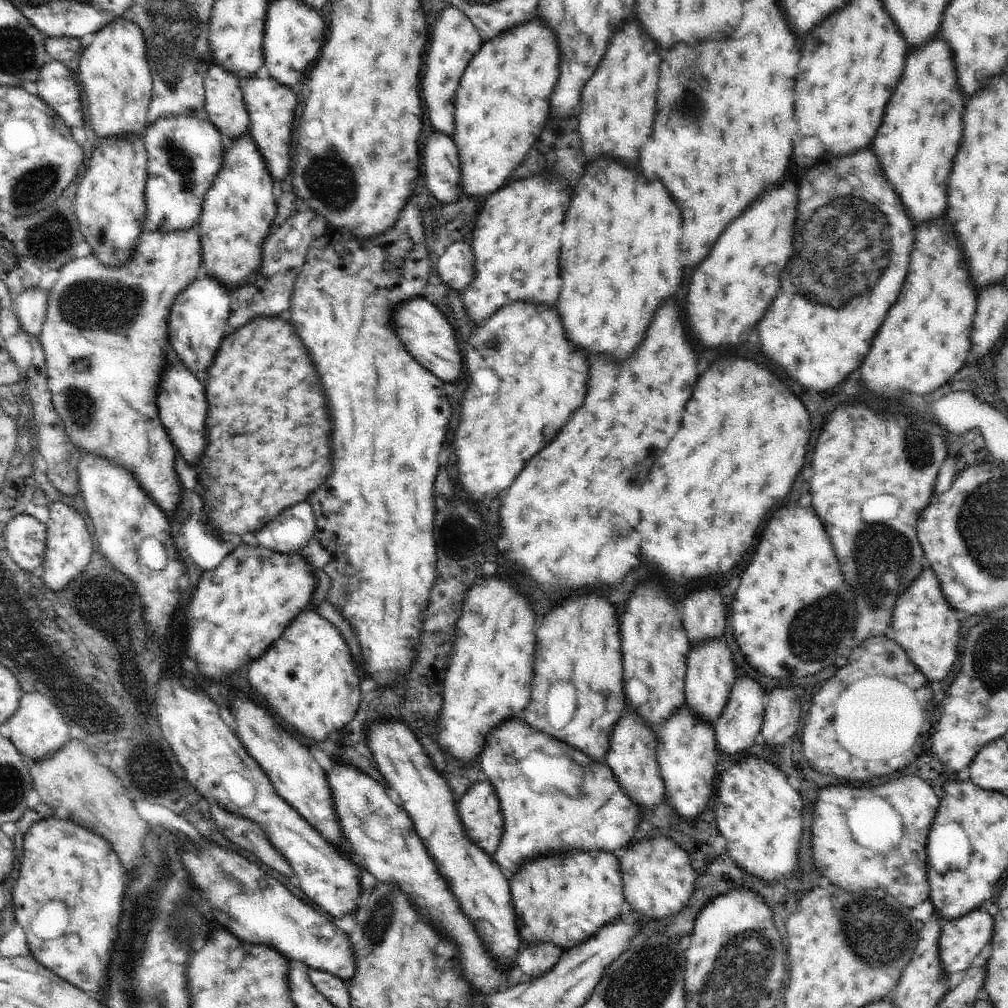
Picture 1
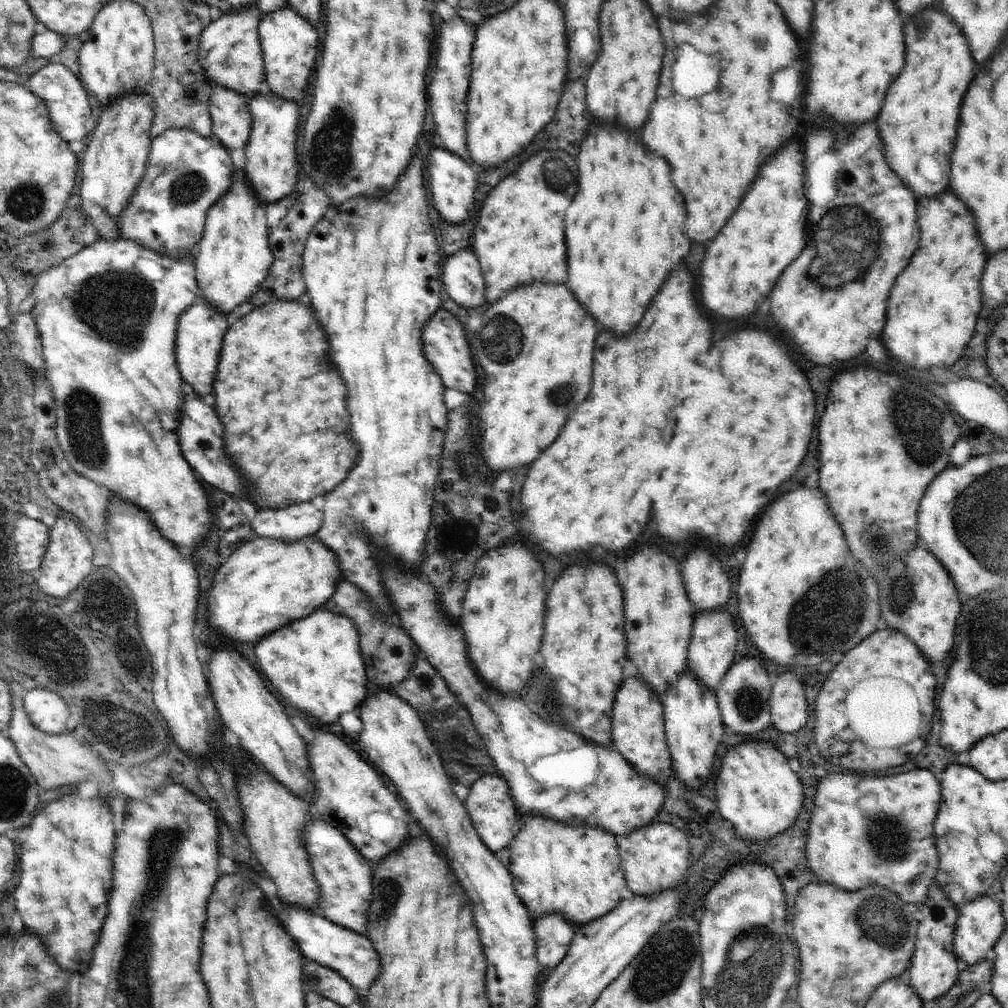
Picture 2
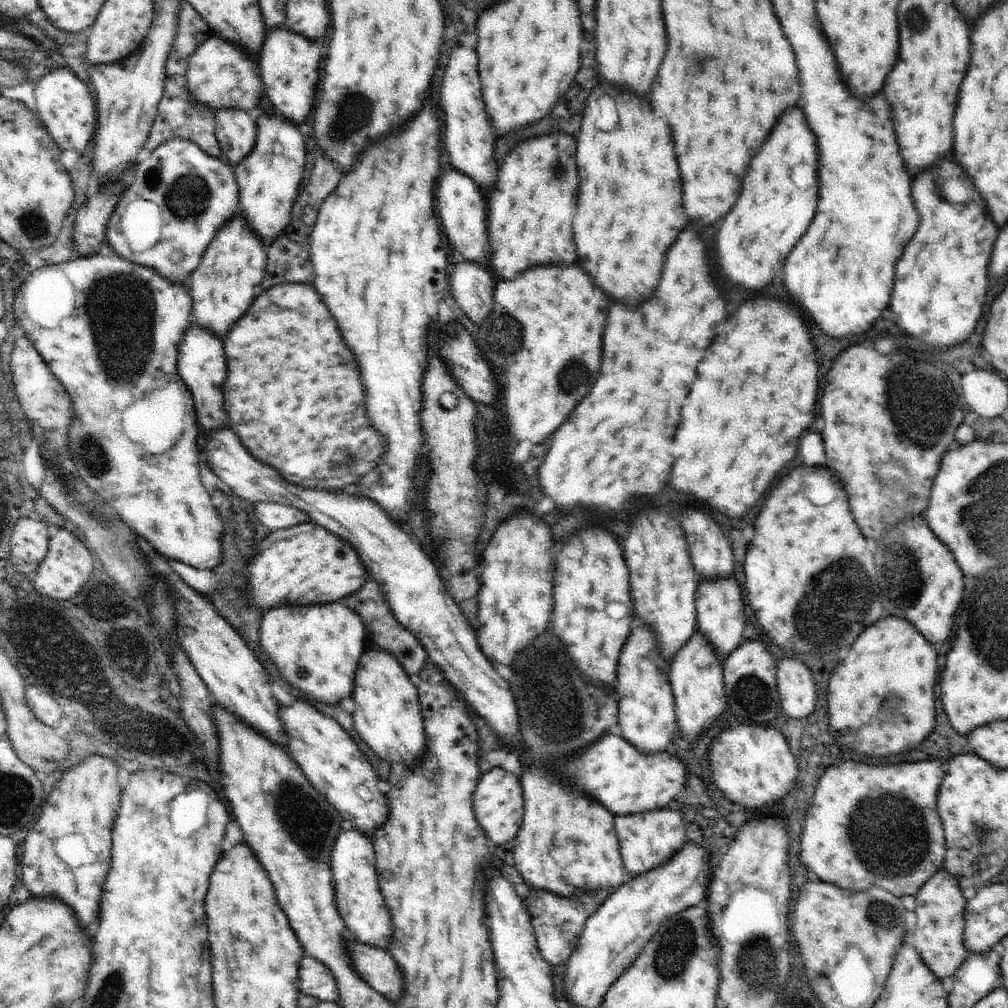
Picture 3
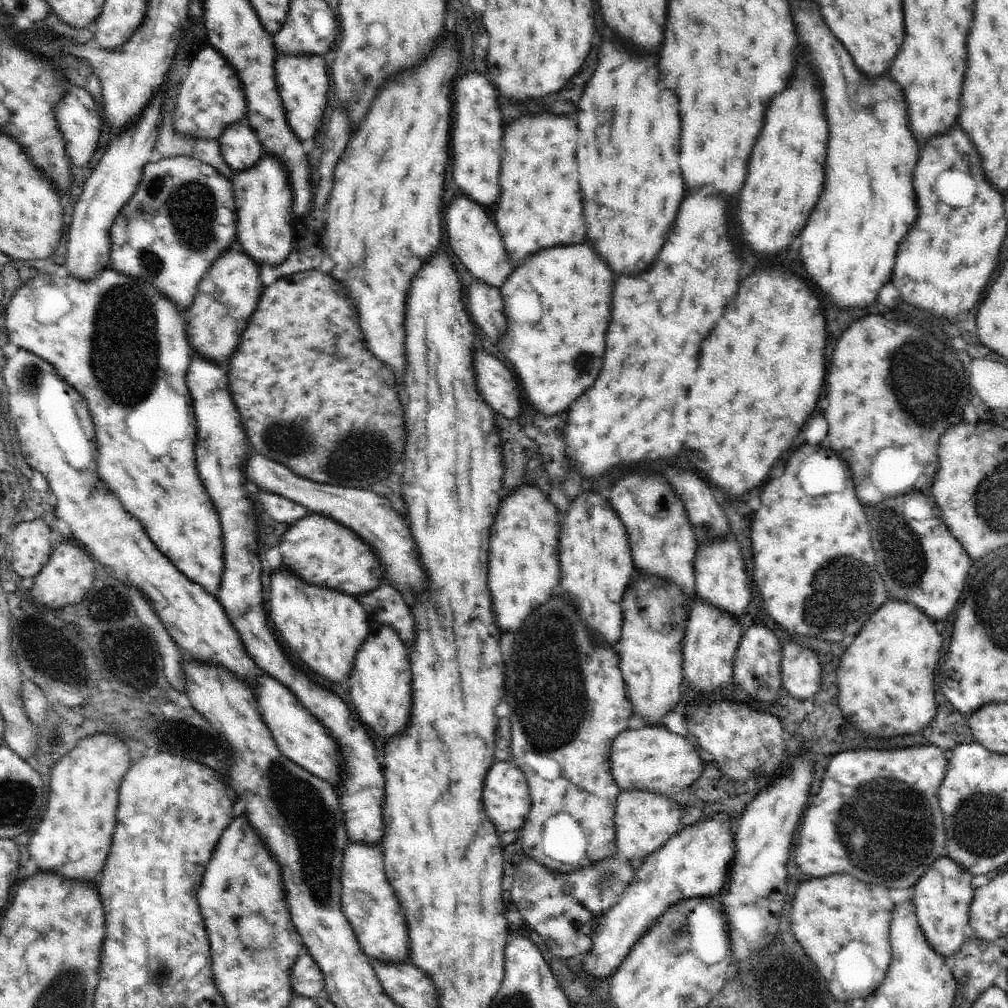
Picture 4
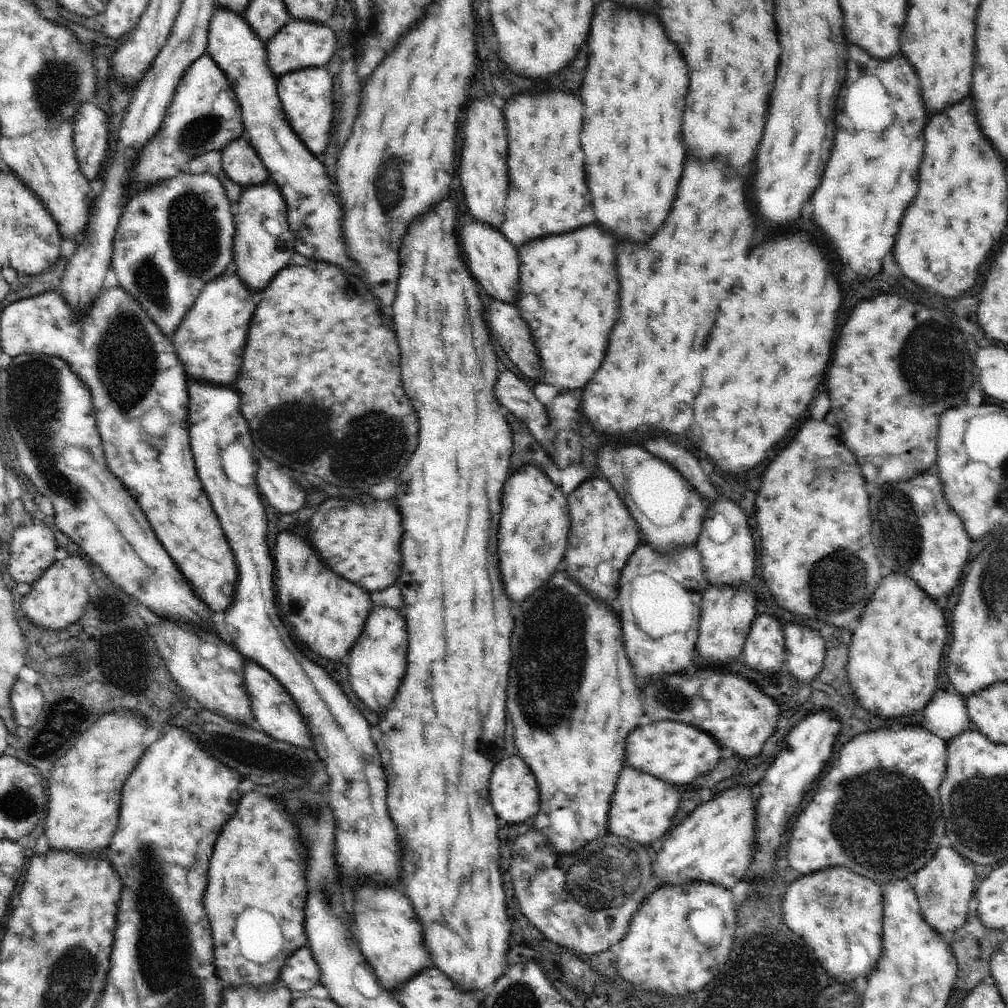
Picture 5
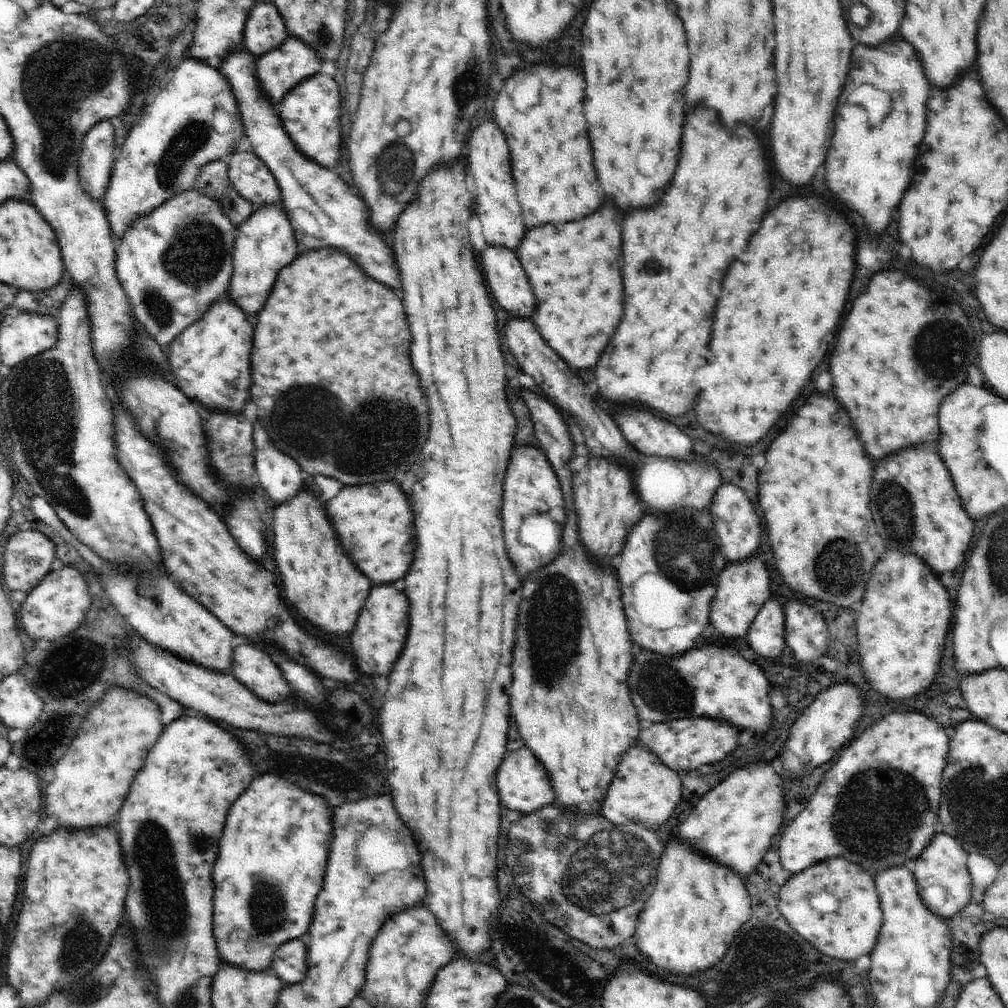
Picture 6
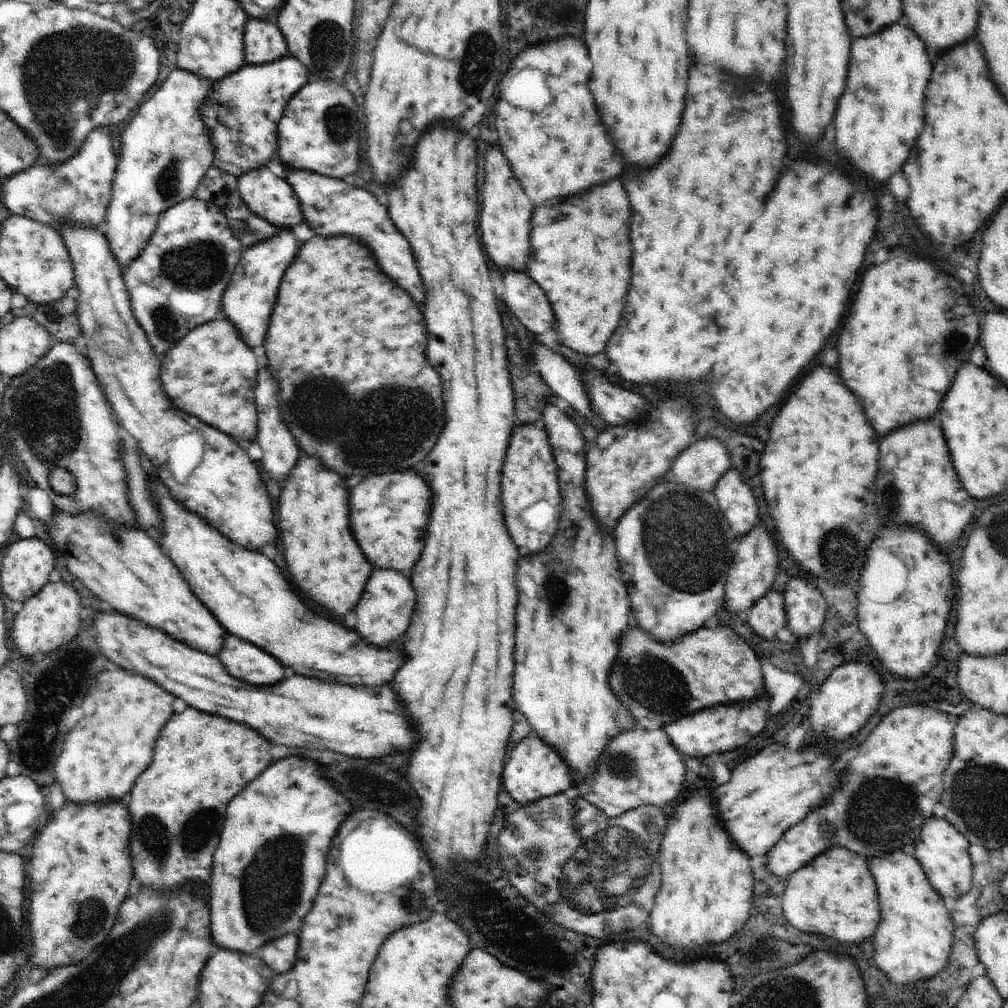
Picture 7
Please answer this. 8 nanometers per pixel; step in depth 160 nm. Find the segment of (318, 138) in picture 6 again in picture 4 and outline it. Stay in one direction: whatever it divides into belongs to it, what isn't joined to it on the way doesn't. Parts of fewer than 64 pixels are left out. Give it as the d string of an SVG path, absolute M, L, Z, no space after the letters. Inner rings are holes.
M277 55L275 60L275 77L276 86L278 86L279 95L281 96L285 115L288 118L288 124L290 128L296 132L296 136L302 140L310 140L310 144L313 144L314 138L318 136L320 132L320 125L322 124L322 118L324 113L324 108L326 108L326 92L328 92L328 80L329 71L326 68L326 63L324 57L312 56L312 55Z

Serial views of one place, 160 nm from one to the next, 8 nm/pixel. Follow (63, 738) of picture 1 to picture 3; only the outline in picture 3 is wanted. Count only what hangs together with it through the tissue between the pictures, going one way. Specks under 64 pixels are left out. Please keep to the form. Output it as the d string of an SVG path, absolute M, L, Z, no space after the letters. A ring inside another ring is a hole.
M27 685L25 697L27 706L31 708L36 718L57 731L60 729L63 712L52 696L46 694L43 688Z

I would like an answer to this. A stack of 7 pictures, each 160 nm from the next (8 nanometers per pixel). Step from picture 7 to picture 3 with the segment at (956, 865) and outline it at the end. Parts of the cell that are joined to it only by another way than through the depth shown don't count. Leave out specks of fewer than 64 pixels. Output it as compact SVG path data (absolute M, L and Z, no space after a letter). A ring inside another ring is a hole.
M941 868L915 894L918 906L916 928L911 936L913 947L920 953L926 966L942 981L952 976L969 955L963 943L965 927L964 911L967 899L957 878L946 869Z

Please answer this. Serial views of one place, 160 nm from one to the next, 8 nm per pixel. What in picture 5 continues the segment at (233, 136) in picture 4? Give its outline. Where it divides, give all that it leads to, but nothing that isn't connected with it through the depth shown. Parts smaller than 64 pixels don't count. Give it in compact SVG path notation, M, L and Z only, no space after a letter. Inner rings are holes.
M246 136L231 142L221 153L224 172L244 189L263 185L270 180L267 166L260 160Z

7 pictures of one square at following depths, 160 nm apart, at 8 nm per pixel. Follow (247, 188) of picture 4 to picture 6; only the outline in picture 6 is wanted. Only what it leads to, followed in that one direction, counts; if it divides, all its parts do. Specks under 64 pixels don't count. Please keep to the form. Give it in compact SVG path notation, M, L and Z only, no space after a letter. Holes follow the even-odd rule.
M282 204L256 209L236 233L233 273L229 282L230 290L226 292L226 296L244 310L246 316L256 316L264 308L266 298L270 296L280 271L298 256L298 242Z

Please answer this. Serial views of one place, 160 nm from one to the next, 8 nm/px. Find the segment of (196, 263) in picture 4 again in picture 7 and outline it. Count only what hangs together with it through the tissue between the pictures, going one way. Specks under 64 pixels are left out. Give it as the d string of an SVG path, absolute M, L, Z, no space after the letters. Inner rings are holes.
M190 197L160 214L150 242L123 272L134 316L146 331L150 346L158 356L176 346L191 330L221 316L223 292L243 252L244 248L234 236L223 208L213 202Z

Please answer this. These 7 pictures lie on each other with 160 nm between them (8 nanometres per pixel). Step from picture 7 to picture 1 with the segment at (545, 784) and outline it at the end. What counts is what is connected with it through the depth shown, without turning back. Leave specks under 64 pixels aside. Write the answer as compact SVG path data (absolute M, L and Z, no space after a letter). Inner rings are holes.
M488 780L474 784L460 800L460 818L466 834L484 852L494 854L504 834L501 802Z

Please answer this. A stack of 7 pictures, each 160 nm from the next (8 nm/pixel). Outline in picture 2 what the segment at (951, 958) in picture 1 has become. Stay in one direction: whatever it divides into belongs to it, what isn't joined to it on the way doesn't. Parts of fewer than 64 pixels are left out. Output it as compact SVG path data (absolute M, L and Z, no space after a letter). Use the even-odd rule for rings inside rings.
M986 895L966 904L958 912L958 922L956 922L956 930L954 930L953 950L958 962L965 967L985 960L988 950L994 949L996 940L1004 932L1006 920L1004 920L1004 914L1002 914L1002 904Z

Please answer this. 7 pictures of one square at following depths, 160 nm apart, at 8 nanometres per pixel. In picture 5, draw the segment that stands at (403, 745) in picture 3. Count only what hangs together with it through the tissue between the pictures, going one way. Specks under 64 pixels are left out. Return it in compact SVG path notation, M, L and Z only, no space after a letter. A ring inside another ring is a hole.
M373 606L368 613L366 626L361 635L351 646L350 682L356 694L364 700L368 708L378 712L382 706L394 698L404 672L406 672L406 654L408 654L408 636L406 636L406 620L398 610L390 610L386 606Z

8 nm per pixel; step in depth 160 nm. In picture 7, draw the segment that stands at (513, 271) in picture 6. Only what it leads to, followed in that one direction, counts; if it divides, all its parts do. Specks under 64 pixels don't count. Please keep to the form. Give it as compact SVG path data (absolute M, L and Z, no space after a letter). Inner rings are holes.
M506 272L504 302L508 310L535 335L554 328L554 312L544 290L528 273Z

